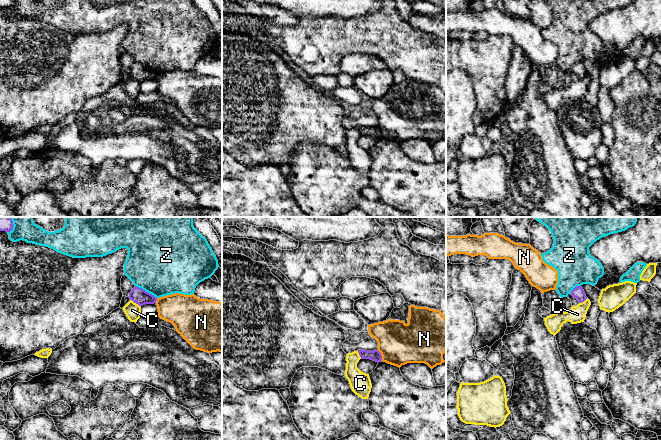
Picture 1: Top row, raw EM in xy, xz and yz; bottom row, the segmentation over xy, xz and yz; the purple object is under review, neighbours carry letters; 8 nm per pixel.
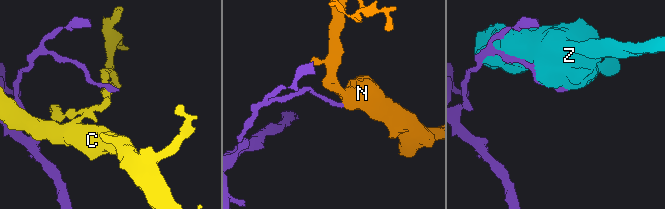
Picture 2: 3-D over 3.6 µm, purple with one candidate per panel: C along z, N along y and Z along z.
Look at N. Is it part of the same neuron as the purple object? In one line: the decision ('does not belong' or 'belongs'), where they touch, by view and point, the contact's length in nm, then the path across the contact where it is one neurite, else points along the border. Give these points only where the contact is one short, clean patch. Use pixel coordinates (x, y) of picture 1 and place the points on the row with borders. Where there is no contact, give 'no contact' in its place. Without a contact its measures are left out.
does not belong; meets purple in xz at (381, 355); contact 90 nm long; border along xz (377, 350), (382, 359)

